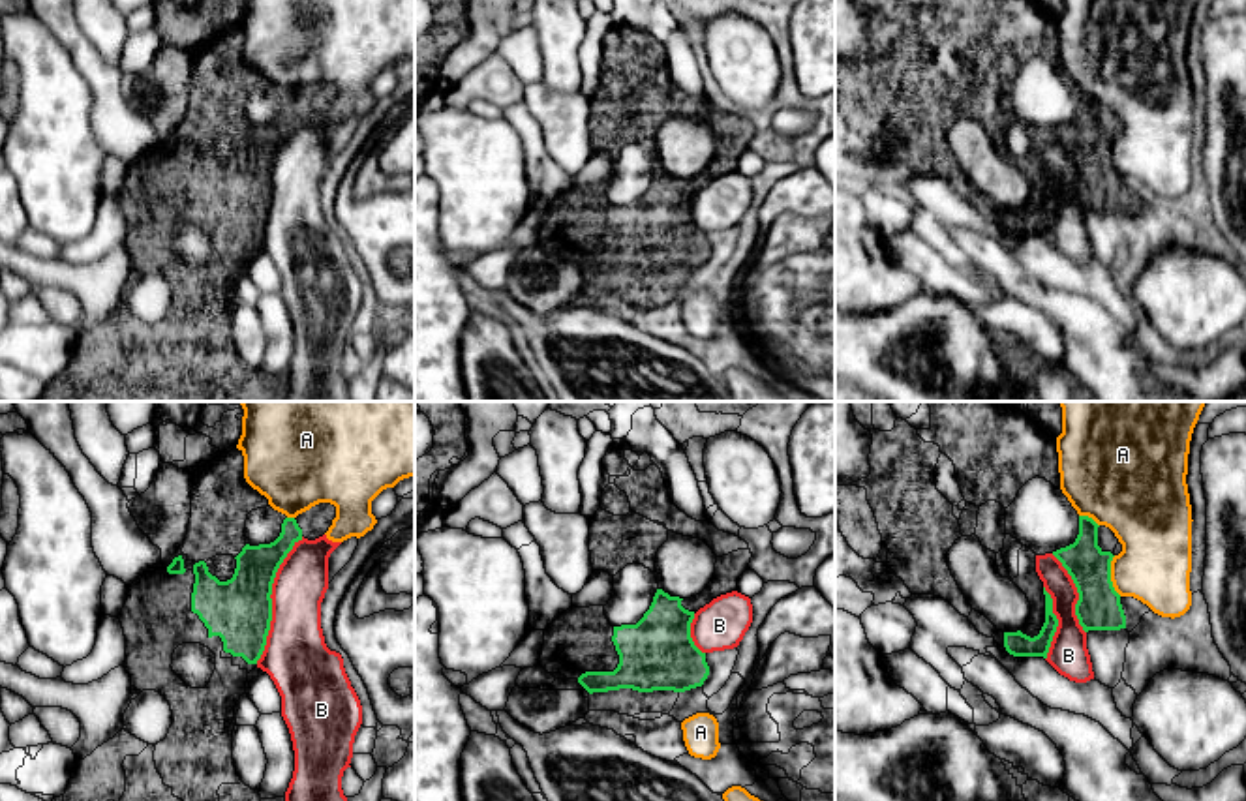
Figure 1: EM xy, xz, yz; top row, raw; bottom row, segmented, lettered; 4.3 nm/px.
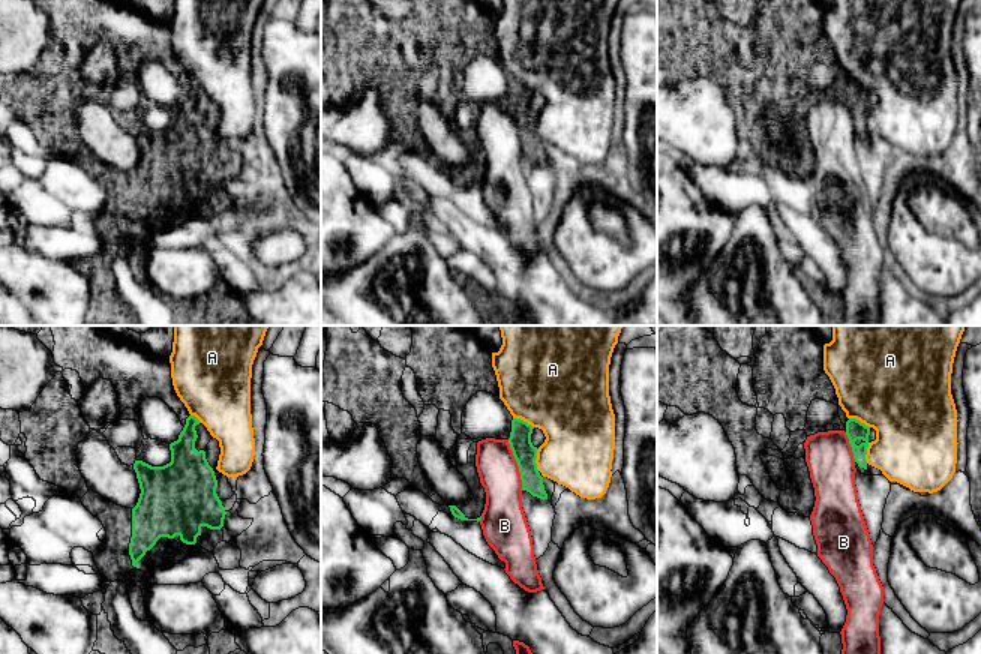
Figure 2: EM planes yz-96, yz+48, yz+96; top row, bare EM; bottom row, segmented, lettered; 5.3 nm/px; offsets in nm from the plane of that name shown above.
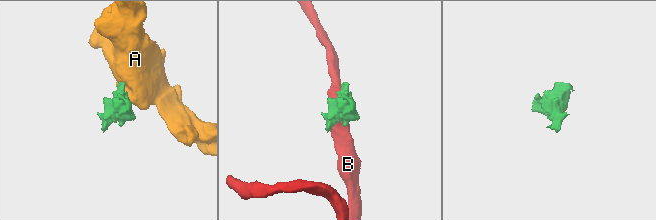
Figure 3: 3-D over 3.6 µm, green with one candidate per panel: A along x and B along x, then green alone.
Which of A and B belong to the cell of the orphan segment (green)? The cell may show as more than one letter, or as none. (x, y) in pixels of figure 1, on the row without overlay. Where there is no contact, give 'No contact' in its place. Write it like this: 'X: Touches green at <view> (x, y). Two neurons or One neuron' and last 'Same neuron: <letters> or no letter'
A: Touches green at yz (1109, 156). Two neurons
B: Touches green at xy (271, 181). Two neurons
Same neuron: no letter

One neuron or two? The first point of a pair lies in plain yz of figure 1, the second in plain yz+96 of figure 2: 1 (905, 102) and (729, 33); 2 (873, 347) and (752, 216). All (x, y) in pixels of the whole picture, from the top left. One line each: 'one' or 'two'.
1: one
2: one

